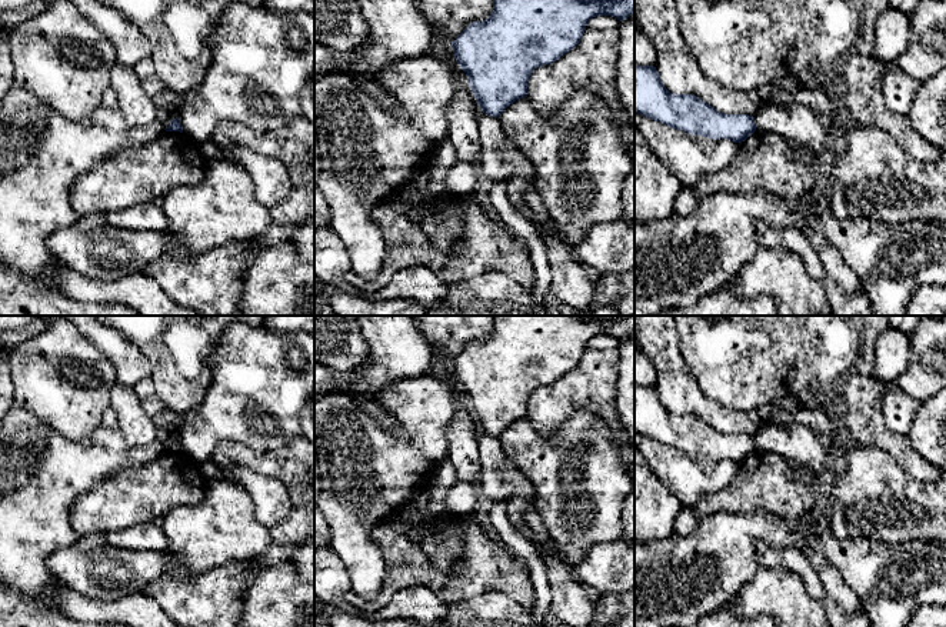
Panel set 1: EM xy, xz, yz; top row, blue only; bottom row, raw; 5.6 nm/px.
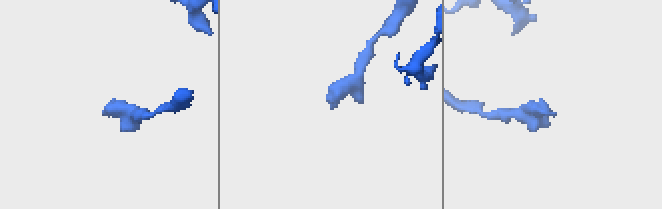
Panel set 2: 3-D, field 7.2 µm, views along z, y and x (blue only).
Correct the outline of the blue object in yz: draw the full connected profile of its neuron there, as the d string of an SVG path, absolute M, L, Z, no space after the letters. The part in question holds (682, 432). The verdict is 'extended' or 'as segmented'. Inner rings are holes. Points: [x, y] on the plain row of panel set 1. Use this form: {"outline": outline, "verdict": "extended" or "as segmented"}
{"outline": "M634 384L634 434L689 454L735 463L756 451L753 436L725 434L694 414L670 413L654 386Z", "verdict": "as segmented"}

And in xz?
{"outline": "M493 316L490 336L483 341L470 343L452 361L453 376L466 393L482 431L499 437L506 427L527 416L527 401L537 387L554 383L579 364L590 338L612 336L623 341L632 334L634 334L634 316Z", "verdict": "as segmented"}

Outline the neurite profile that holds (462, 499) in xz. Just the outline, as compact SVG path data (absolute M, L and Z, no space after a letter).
M456 481L449 488L444 504L450 514L469 514L477 508L479 487L477 484Z

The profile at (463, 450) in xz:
M433 351L430 374L452 388L457 407L456 417L447 428L449 460L459 481L477 484L480 480L480 450L473 431L474 416L466 393L459 387L454 376L449 374L450 364L443 351Z

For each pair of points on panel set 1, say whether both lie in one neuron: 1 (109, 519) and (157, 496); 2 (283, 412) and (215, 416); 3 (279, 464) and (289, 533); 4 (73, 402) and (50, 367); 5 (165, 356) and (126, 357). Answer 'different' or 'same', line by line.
1: same
2: same
3: same
4: same
5: different

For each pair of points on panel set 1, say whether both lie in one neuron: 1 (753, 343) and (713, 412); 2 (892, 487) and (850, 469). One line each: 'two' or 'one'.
1: two
2: one

